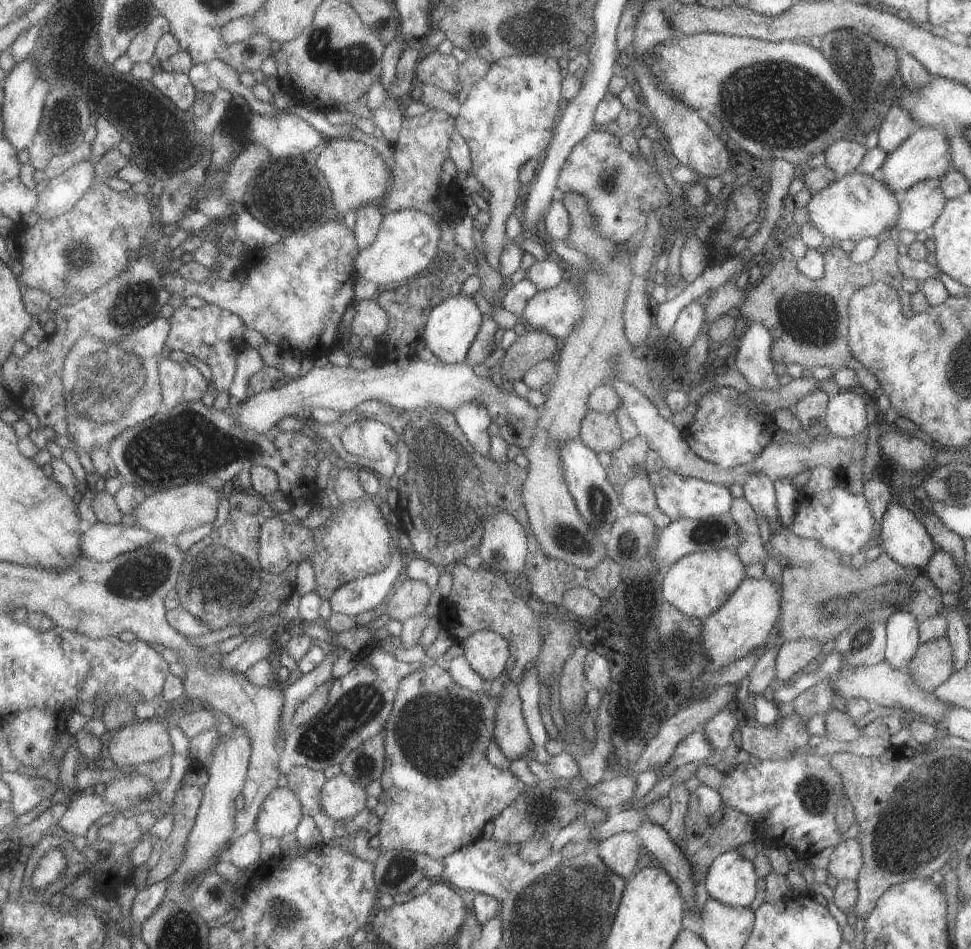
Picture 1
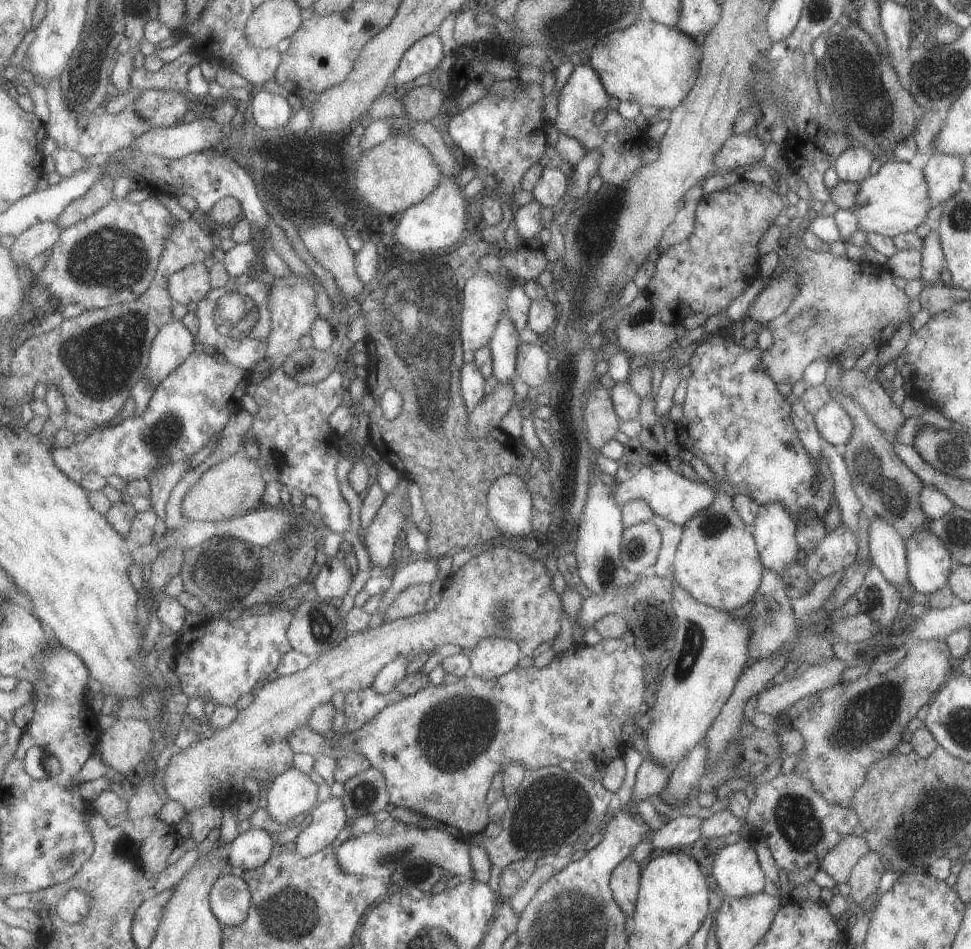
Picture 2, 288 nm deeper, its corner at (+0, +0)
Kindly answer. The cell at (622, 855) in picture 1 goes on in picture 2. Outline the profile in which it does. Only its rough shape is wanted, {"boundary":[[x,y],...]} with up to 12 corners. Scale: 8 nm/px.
{"boundary":[[629,856],[611,878],[611,890],[629,918],[641,892],[641,864]]}

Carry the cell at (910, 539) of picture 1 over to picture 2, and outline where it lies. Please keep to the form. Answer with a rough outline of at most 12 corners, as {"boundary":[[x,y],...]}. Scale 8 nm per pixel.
{"boundary":[[923,528],[905,544],[911,588],[943,588],[953,566],[945,544]]}

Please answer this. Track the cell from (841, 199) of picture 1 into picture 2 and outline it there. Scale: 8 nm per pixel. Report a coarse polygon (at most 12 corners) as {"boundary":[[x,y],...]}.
{"boundary":[[885,162],[859,180],[857,232],[889,240],[923,226],[921,170]]}

